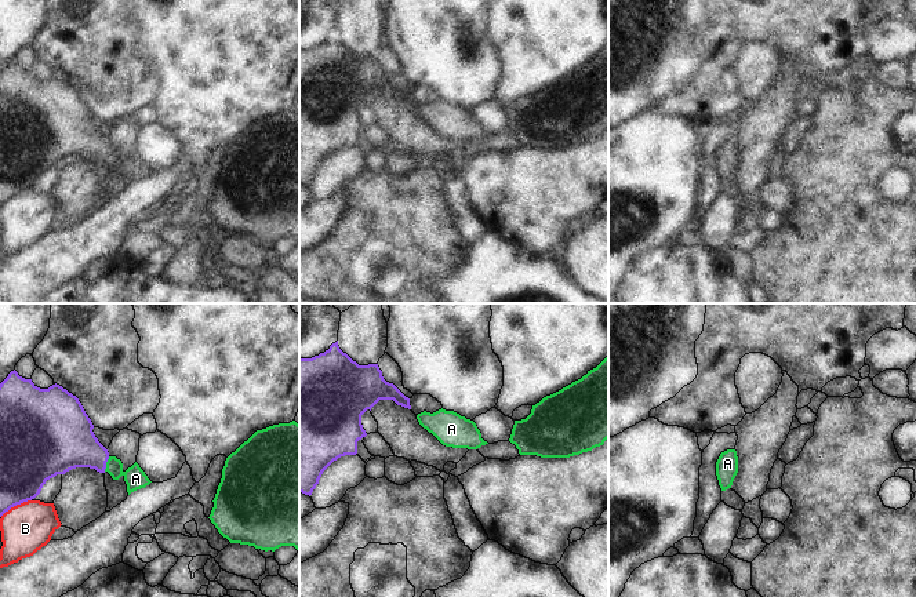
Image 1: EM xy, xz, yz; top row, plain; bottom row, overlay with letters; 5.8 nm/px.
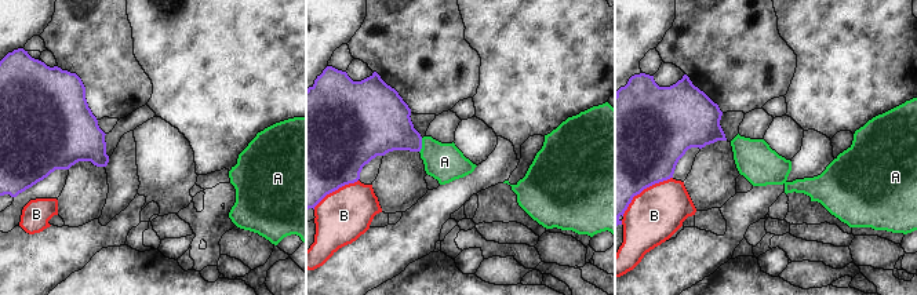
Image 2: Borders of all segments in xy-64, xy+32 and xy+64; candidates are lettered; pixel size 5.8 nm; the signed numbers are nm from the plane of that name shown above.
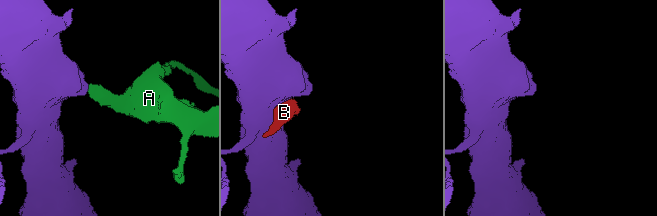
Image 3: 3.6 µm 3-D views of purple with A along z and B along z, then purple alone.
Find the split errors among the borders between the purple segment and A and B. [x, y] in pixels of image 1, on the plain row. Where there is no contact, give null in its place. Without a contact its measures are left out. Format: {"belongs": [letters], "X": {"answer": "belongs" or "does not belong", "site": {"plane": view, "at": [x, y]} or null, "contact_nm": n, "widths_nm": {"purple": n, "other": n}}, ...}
{"belongs": ["A"], "A": {"answer": "belongs", "site": {"plane": "xy", "at": [105, 155]}, "contact_nm": 90, "widths_nm": {"purple": 300, "other": 130}}, "B": {"answer": "does not belong", "site": {"plane": "xy", "at": [15, 196]}, "contact_nm": 200, "widths_nm": {"purple": 300, "other": 280}}}

